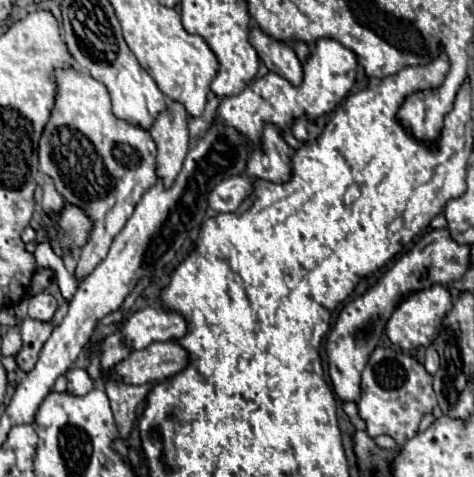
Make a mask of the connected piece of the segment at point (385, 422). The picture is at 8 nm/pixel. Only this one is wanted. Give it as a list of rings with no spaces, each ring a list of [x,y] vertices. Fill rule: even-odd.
[[[378,347],[362,371],[362,399],[358,401],[360,417],[366,421],[370,437],[390,435],[398,445],[408,441],[418,431],[420,419],[426,411],[436,407],[432,389],[432,375],[410,353],[400,353],[388,347]]]

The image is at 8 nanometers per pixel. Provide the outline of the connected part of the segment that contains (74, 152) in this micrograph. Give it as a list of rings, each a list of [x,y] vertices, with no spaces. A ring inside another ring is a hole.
[[[56,69],[58,101],[38,147],[40,171],[54,179],[58,193],[82,205],[94,217],[94,233],[80,253],[74,277],[84,281],[106,257],[112,239],[124,227],[142,195],[156,185],[158,161],[150,133],[112,113],[106,85],[78,69]]]

